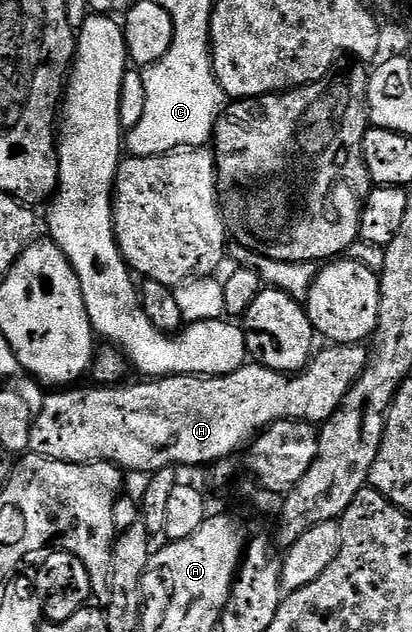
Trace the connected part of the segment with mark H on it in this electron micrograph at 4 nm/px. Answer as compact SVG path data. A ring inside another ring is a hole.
M340 344L337 346L326 346L330 348L326 348L322 353L319 351L317 355L311 359L310 363L306 365L305 368L302 369L301 372L297 374L287 374L284 372L277 372L276 370L272 370L271 368L266 368L262 364L257 362L247 362L242 365L241 368L236 369L232 374L228 374L227 376L168 376L165 378L154 378L149 382L142 382L146 384L130 384L131 382L123 383L121 386L89 386L90 388L82 389L78 387L82 386L70 386L65 390L54 390L54 392L45 397L43 399L42 405L40 406L40 410L34 416L34 424L30 428L30 447L29 451L33 453L35 456L43 456L44 458L48 458L49 460L63 460L64 462L68 462L69 464L88 464L91 462L109 462L112 464L117 464L119 468L125 470L127 473L130 472L146 472L145 474L153 474L159 472L161 468L173 468L175 466L183 466L182 464L210 464L213 465L215 462L222 462L222 459L225 456L230 456L234 451L237 450L238 447L243 444L243 446L249 445L251 441L253 441L254 437L258 435L260 432L265 432L267 428L270 427L271 424L274 424L278 420L306 420L309 424L313 424L315 426L321 426L326 423L327 418L331 416L336 409L342 405L342 400L348 394L348 390L355 384L356 381L360 378L360 374L366 368L366 361L368 359L368 352L362 344Z

